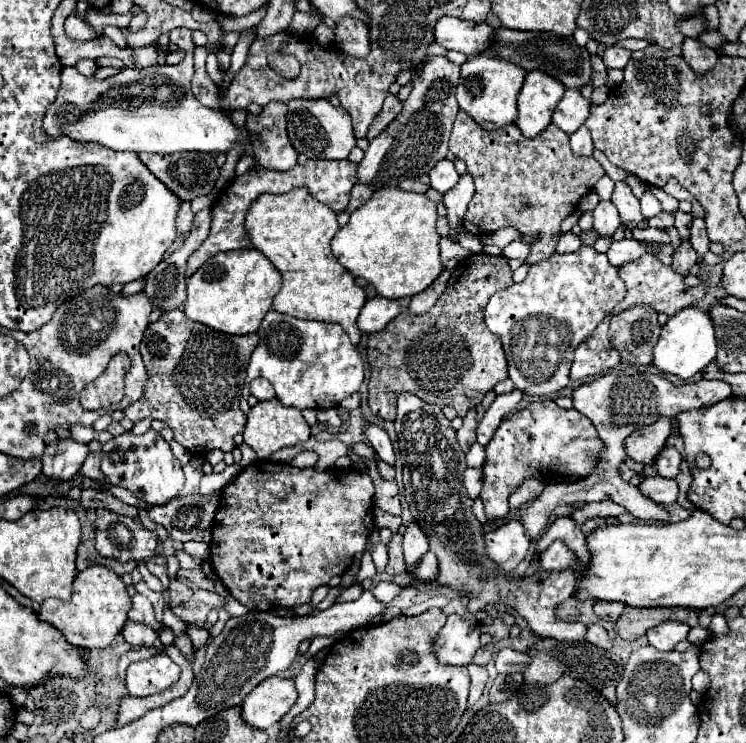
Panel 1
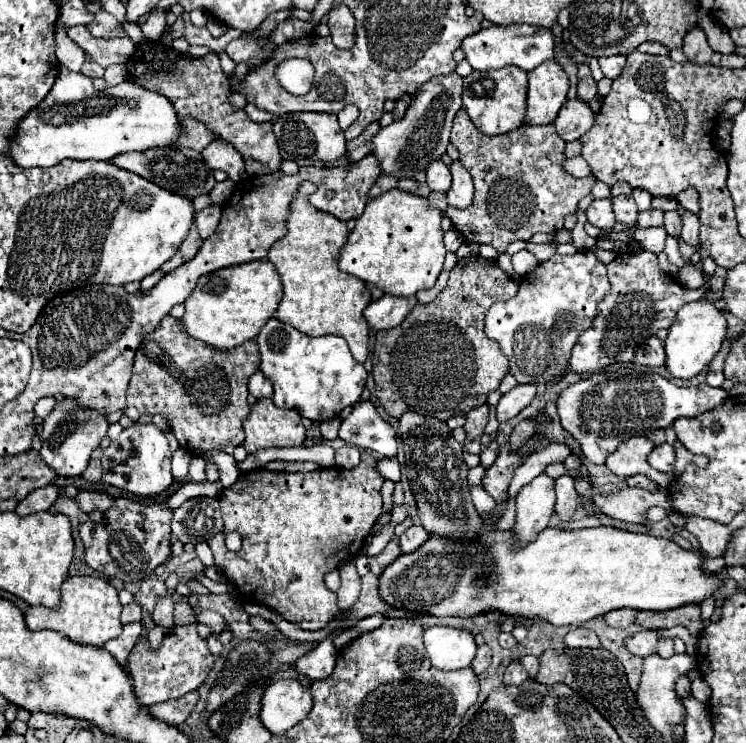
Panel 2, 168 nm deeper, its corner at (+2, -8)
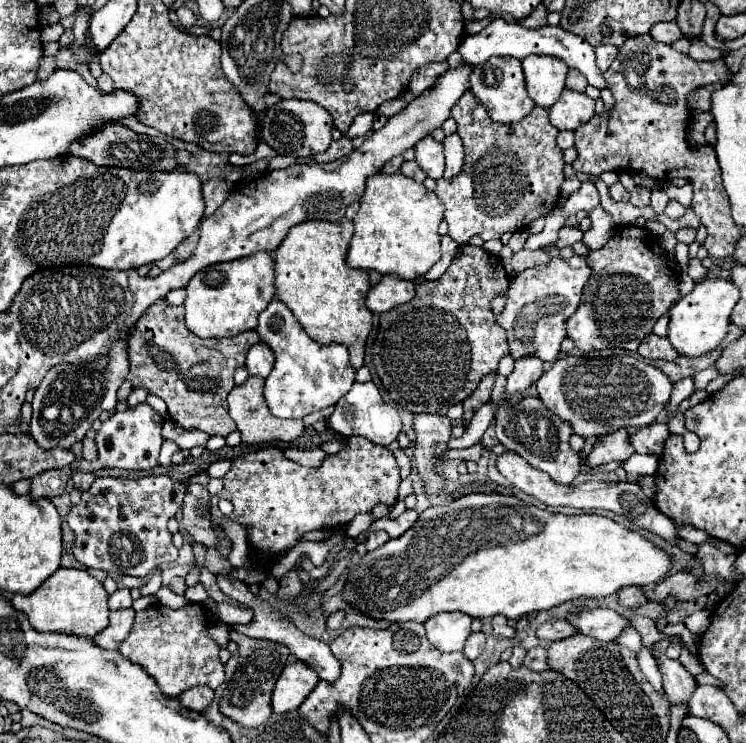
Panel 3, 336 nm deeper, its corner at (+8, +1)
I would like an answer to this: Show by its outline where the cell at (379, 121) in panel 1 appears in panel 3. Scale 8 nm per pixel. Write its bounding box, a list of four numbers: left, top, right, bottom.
[312,137,352,163]

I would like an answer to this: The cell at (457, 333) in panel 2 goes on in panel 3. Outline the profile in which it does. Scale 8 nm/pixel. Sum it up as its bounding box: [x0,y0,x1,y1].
[372,245,508,415]

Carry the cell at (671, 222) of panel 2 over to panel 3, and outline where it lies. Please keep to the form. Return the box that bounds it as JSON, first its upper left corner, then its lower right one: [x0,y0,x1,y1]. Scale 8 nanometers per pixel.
[650,189,668,215]

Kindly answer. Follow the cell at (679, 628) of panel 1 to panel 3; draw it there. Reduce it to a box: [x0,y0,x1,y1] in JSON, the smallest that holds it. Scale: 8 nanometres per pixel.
[566,607,630,643]

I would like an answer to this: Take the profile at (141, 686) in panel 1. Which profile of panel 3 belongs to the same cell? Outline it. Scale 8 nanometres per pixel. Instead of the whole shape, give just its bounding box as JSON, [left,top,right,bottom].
[120,603,224,697]

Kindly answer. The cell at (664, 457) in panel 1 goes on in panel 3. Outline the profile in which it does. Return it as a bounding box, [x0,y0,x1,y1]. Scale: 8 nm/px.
[628,423,670,455]

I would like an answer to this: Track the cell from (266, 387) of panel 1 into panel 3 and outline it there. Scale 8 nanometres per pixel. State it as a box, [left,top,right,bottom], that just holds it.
[246,343,274,379]

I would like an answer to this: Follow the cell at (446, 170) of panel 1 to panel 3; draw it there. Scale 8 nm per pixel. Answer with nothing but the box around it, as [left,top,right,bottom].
[414,137,444,179]

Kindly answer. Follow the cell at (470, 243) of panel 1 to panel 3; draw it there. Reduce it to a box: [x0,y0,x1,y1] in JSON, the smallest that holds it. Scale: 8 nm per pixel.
[348,171,444,279]

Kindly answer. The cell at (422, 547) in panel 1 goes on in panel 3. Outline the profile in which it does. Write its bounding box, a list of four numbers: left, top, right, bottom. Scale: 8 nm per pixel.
[354,509,418,546]

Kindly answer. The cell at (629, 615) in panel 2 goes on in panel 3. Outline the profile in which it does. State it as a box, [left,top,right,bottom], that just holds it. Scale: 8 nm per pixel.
[620,587,646,607]

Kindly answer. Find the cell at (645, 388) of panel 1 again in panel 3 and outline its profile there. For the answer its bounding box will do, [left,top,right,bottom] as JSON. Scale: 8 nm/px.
[534,349,672,437]

